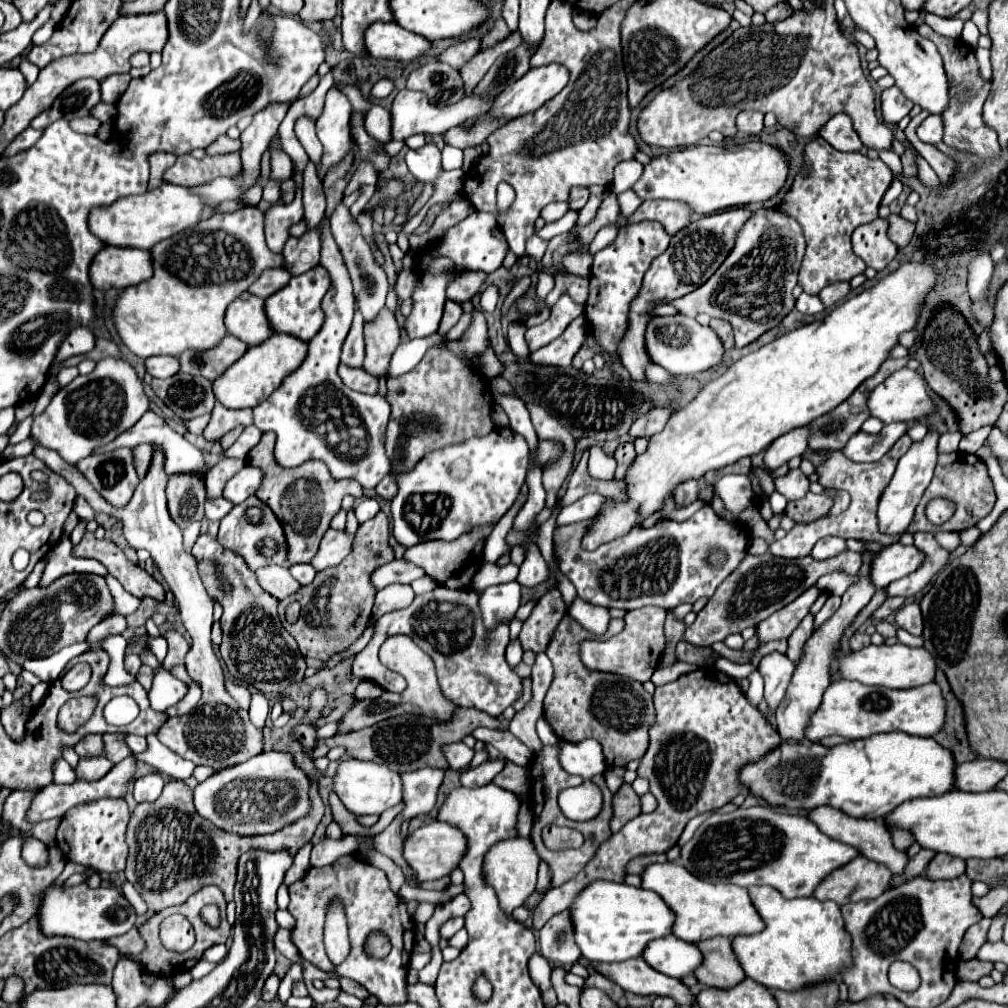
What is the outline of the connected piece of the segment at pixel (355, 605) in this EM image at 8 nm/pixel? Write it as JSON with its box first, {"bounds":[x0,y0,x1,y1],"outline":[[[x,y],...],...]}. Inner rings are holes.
{"bounds":[280,512,394,662],"outline":[[[378,512],[372,520],[360,524],[354,538],[354,550],[346,560],[342,560],[338,566],[318,572],[312,584],[302,586],[300,592],[280,602],[280,608],[286,608],[290,602],[298,602],[302,606],[300,618],[296,622],[286,620],[286,630],[296,638],[302,656],[326,662],[332,656],[346,652],[350,644],[366,630],[376,596],[370,576],[376,568],[394,560],[394,550],[388,544],[388,538],[390,520],[384,512]],[[312,622],[316,622],[316,626]]]}

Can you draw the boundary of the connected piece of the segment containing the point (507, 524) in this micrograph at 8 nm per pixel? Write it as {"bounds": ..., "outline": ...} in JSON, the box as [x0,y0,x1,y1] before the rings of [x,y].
{"bounds":[482,510,514,562],"outline":[[[514,510],[506,512],[506,516],[494,526],[492,534],[484,542],[484,550],[482,550],[484,562],[496,562],[502,554],[508,554],[512,550],[512,546],[506,542],[506,536],[512,528],[512,522],[514,522]]]}

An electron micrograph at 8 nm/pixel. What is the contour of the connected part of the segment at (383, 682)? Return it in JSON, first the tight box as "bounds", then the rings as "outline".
{"bounds":[352,586,522,718],"outline":[[[440,586],[430,594],[416,596],[408,608],[378,618],[376,632],[368,646],[356,654],[352,672],[362,680],[376,682],[388,692],[404,692],[406,680],[398,672],[382,666],[378,660],[380,646],[392,634],[408,634],[422,650],[430,654],[436,664],[440,690],[444,698],[456,706],[476,708],[498,718],[522,696],[522,678],[516,676],[516,672],[512,672],[504,660],[504,650],[508,646],[508,624],[500,624],[494,632],[486,632],[478,610],[478,594],[474,590],[450,590]]]}

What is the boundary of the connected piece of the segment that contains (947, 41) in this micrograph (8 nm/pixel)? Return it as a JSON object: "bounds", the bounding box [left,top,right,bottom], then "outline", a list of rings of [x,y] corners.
{"bounds":[918,24,1000,158],"outline":[[[928,24],[918,26],[918,32],[920,32],[920,36],[924,36],[936,44],[936,48],[944,60],[944,70],[946,70],[948,84],[950,84],[950,90],[948,90],[950,104],[942,112],[942,120],[944,120],[944,140],[942,142],[948,144],[950,148],[956,148],[956,150],[972,154],[972,156],[980,156],[980,158],[996,156],[996,152],[1000,152],[998,136],[982,120],[982,104],[990,92],[990,82],[980,76],[974,50],[968,44],[962,44],[958,40],[936,34]]]}

